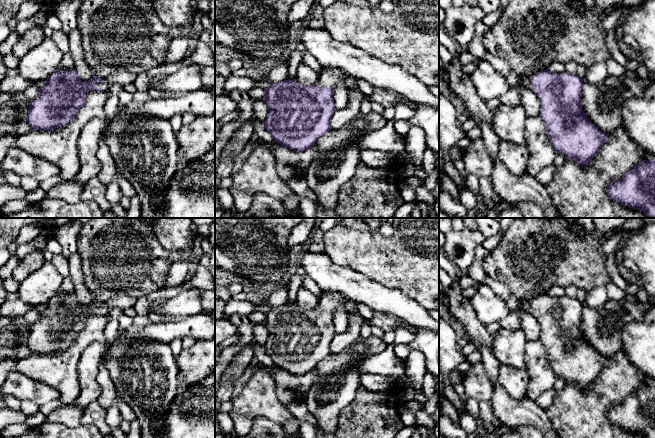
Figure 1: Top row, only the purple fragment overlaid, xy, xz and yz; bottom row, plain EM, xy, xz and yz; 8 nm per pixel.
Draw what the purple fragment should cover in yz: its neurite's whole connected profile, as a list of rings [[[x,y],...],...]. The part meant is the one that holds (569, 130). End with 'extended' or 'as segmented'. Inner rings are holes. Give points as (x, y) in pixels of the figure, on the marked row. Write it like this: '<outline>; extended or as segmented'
[[[546,69],[531,77],[520,75],[518,86],[531,89],[539,98],[541,102],[539,115],[556,153],[563,153],[566,161],[575,160],[578,164],[586,166],[596,157],[601,146],[606,142],[608,134],[600,131],[580,107],[583,81],[576,74],[567,72],[555,74]]]; extended

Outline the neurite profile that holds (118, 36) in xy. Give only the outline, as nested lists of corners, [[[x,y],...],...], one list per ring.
[[[84,0],[78,13],[84,58],[92,74],[106,78],[115,74],[140,74],[164,64],[172,37],[170,27],[159,19],[152,0]]]

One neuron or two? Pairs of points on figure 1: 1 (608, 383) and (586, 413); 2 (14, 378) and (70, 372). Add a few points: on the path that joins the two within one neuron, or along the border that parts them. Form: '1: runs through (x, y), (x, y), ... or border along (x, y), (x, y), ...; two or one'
1: runs through (606, 391), (603, 398), (594, 405); one
2: border along (13, 369), (49, 385); two

